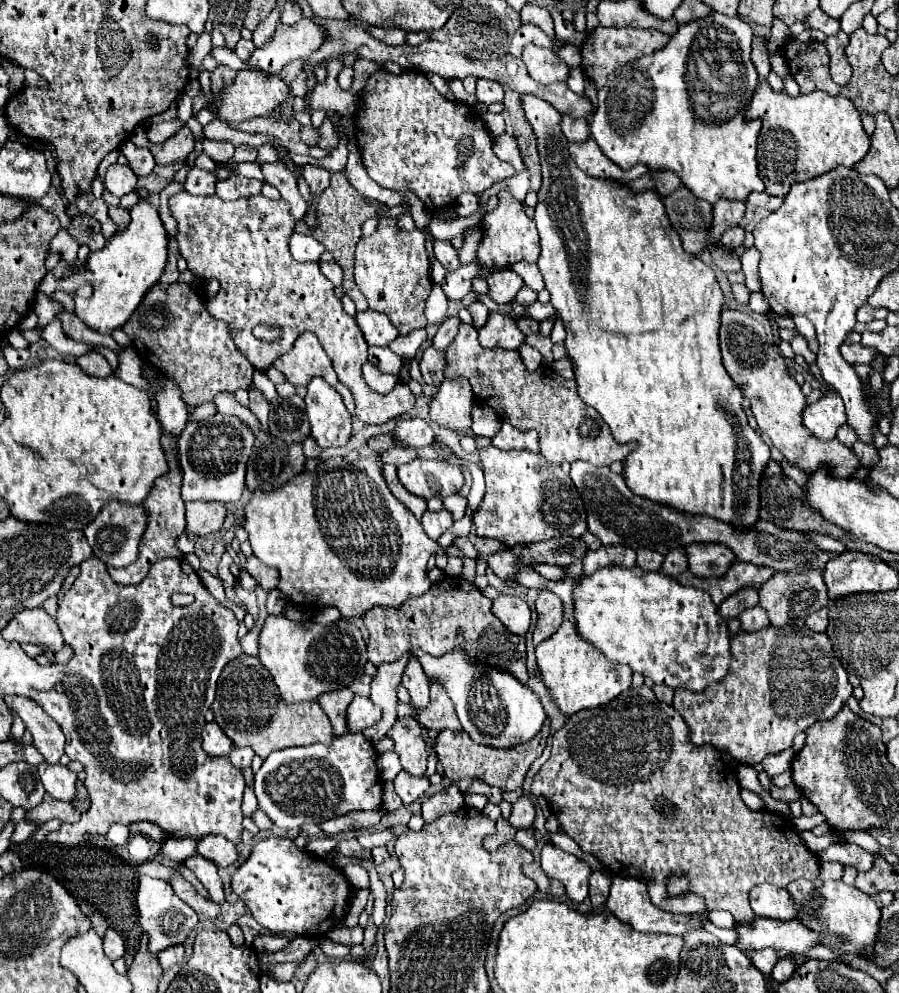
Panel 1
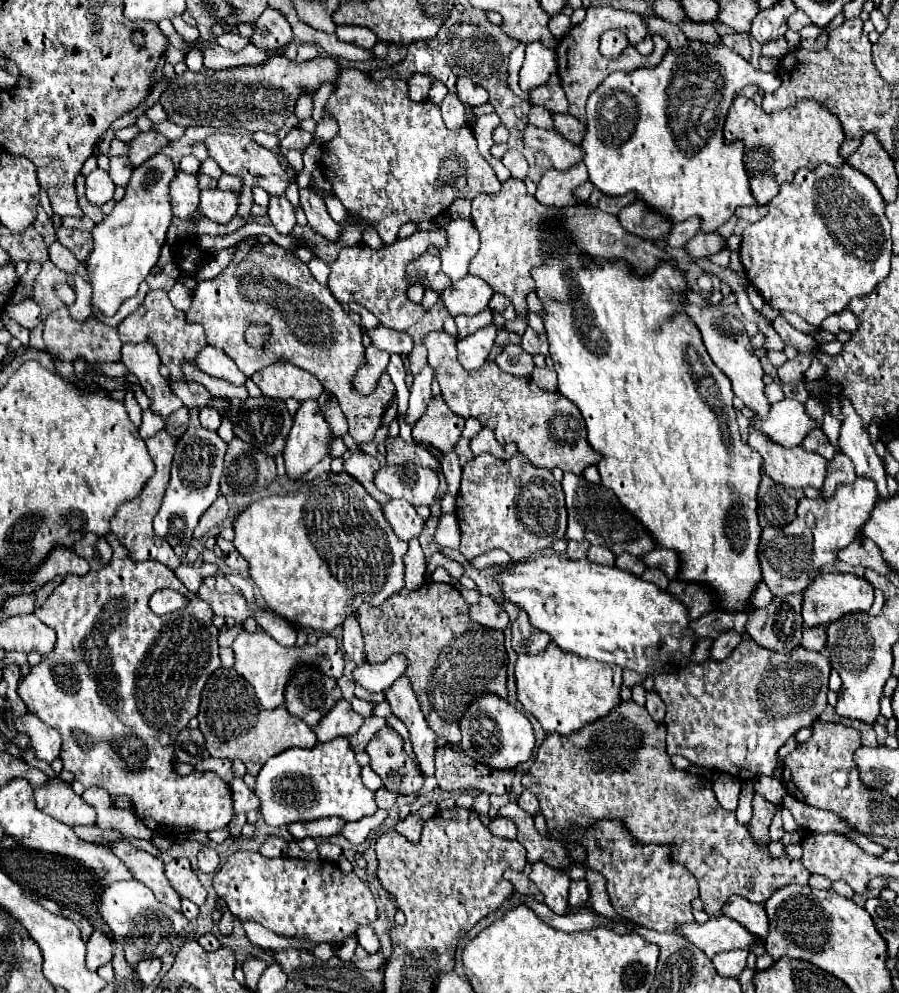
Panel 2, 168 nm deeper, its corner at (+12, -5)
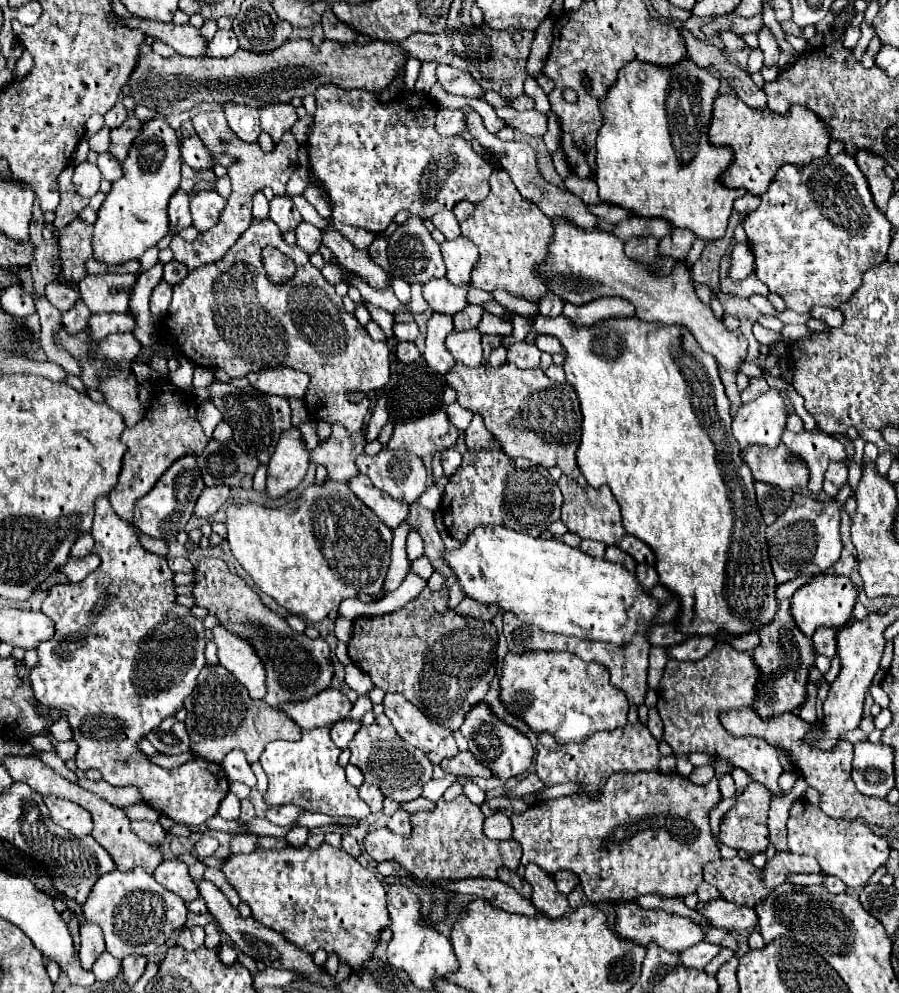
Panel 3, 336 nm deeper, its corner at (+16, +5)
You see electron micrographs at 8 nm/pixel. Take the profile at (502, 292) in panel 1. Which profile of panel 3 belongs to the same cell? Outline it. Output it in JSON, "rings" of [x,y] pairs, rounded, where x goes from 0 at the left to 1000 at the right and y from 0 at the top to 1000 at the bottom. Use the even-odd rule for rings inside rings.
{"rings":[[[481,280],[472,286],[472,300],[483,314],[507,316],[521,308],[521,290],[523,286],[505,288],[498,280]]]}

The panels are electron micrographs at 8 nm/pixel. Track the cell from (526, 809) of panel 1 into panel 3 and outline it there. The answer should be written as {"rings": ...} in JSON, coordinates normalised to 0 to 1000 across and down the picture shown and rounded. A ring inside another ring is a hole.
{"rings":[[[549,818],[545,824],[538,828],[538,840],[547,846],[565,846],[570,844],[570,830],[567,824],[561,818]]]}

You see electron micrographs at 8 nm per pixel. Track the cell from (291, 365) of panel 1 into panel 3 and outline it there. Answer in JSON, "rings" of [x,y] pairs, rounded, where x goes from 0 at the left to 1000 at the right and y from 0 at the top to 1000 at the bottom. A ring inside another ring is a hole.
{"rings":[[[300,371],[294,375],[278,375],[276,385],[285,389],[285,393],[294,397],[307,397],[316,401],[338,401],[345,379],[338,375],[329,375],[325,371]]]}

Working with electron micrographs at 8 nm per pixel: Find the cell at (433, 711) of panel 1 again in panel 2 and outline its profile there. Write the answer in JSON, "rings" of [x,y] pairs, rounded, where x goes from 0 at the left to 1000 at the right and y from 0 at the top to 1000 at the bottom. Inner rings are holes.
{"rings":[[[472,586],[465,594],[449,594],[429,604],[423,610],[403,608],[398,612],[398,626],[403,630],[405,640],[405,657],[407,667],[420,669],[432,665],[436,659],[449,659],[454,665],[452,681],[456,685],[458,695],[463,697],[465,709],[472,717],[476,731],[492,743],[498,743],[503,749],[512,747],[512,721],[516,721],[521,709],[527,703],[538,699],[552,699],[563,703],[563,655],[561,655],[561,638],[556,634],[538,632],[523,624],[521,608],[512,600],[512,596],[503,588]]]}

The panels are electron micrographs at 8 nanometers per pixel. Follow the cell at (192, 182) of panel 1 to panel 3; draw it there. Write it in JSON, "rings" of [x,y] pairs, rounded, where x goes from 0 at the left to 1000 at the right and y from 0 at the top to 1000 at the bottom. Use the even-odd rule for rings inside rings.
{"rings":[[[196,191],[194,197],[189,199],[189,205],[187,205],[187,220],[189,220],[189,228],[191,232],[200,232],[200,230],[207,230],[214,226],[214,220],[211,220],[211,195],[205,193],[205,191]]]}

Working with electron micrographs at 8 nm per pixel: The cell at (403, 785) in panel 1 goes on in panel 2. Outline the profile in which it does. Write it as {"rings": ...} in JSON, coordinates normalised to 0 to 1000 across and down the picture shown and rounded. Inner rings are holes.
{"rings":[[[429,794],[418,796],[418,810],[420,810],[420,814],[425,814],[425,816],[434,816],[434,814],[440,810],[440,804],[443,804],[443,800],[432,798]]]}

